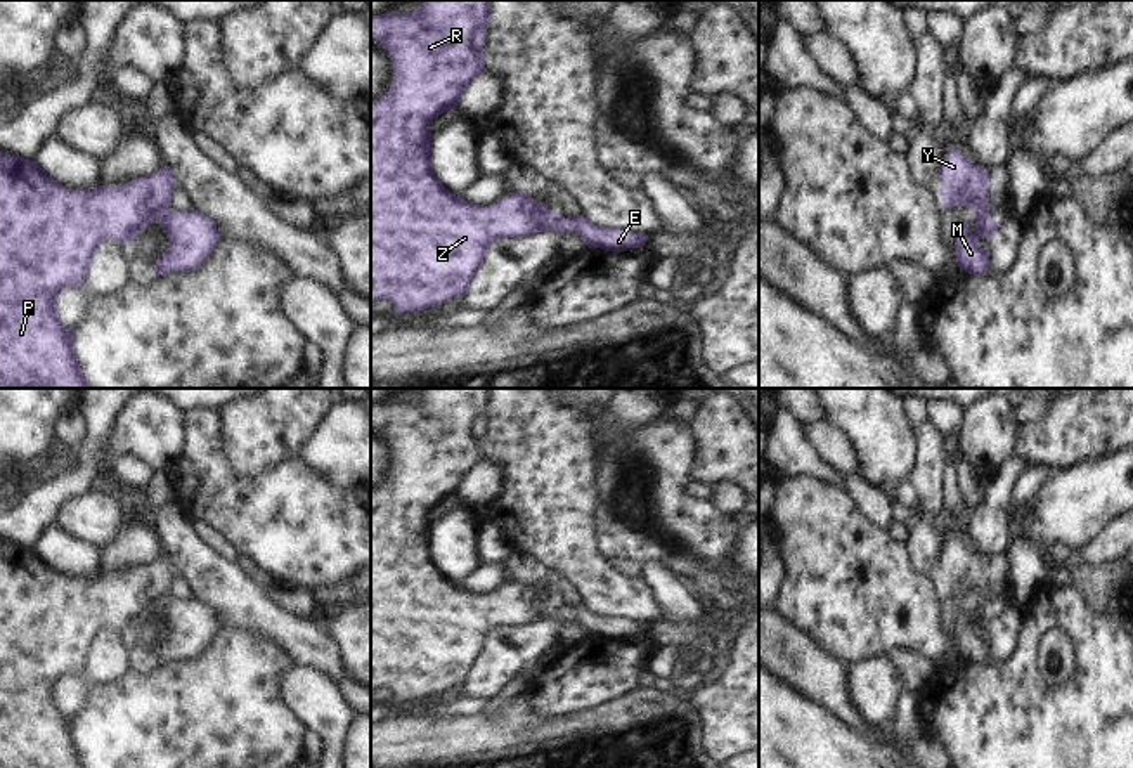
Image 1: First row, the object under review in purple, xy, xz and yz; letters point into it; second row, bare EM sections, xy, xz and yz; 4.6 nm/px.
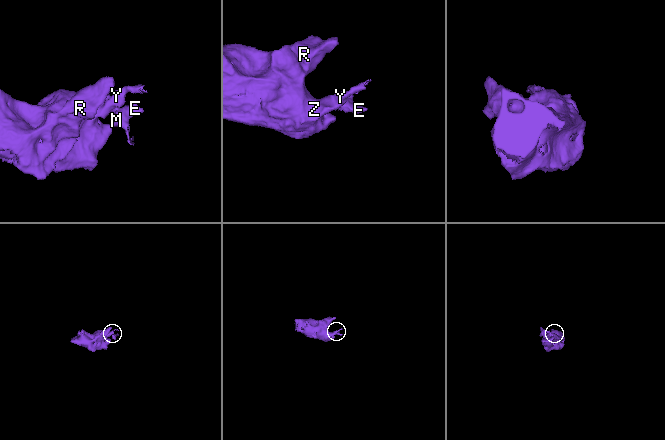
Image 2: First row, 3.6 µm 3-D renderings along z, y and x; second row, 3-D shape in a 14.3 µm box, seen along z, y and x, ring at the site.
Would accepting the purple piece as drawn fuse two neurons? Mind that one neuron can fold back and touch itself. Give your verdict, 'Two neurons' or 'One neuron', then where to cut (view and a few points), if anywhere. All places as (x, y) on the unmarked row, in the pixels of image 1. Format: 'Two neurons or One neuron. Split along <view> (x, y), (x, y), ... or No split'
Two neurons. Split along xz (555, 602), (550, 618).

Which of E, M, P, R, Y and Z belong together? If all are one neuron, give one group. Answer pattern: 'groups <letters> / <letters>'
groups E M / P R Y Z

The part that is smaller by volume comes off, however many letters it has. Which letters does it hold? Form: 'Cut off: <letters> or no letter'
Cut off: E, M

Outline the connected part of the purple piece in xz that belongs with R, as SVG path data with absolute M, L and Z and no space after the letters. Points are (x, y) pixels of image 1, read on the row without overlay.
M424 388L414 400L371 404L371 425L393 449L388 480L371 489L371 690L386 687L398 702L464 687L494 629L547 621L554 609L551 595L525 581L509 581L489 595L468 591L452 583L433 560L430 513L457 496L464 478L485 461L482 432L490 404L492 388Z

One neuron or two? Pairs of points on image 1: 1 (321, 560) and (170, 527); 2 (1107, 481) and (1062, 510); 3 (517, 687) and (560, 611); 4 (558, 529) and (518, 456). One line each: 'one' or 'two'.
1: two
2: one
3: two
4: one

